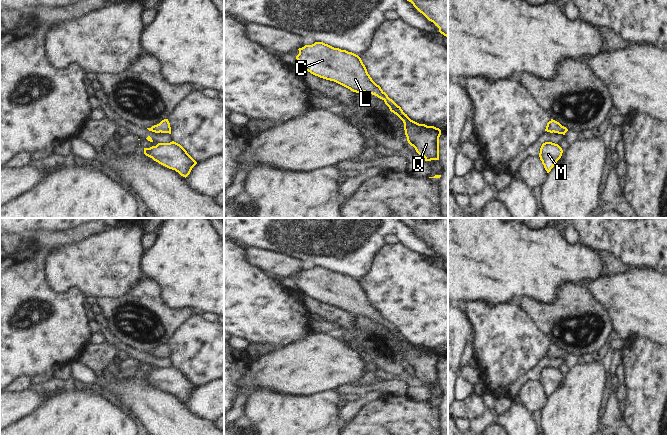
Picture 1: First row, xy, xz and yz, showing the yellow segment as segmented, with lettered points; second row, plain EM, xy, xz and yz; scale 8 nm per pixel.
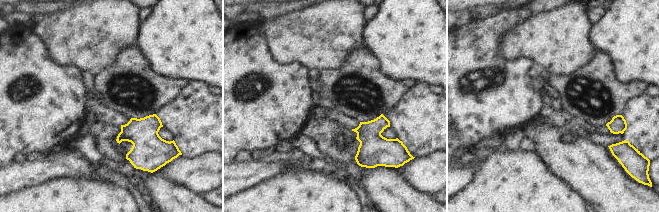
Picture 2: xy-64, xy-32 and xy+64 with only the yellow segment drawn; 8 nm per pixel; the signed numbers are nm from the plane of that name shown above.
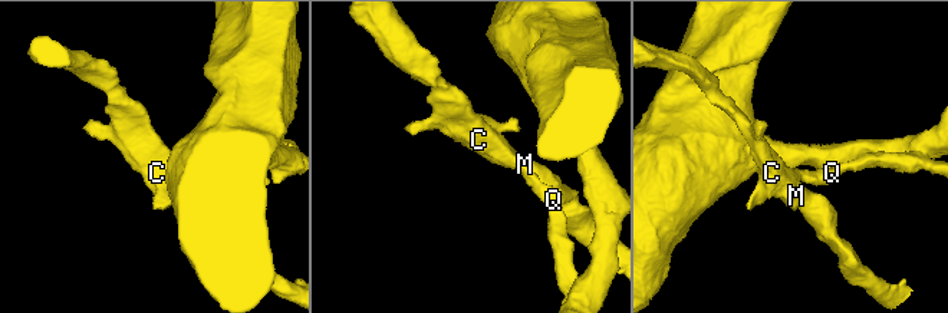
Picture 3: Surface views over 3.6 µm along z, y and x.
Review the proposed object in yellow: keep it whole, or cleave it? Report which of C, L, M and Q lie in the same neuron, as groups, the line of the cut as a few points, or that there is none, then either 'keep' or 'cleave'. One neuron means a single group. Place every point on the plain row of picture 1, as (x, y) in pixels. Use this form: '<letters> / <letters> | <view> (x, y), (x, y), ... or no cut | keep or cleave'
C L M Q | no cut | keep

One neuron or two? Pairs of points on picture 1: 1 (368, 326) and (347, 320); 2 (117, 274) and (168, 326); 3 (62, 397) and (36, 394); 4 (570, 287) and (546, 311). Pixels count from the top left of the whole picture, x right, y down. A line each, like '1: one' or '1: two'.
1: two
2: two
3: two
4: one

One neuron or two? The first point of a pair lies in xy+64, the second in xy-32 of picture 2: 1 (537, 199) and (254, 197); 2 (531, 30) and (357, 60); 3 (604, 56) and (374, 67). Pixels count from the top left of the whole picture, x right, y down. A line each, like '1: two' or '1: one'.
1: one
2: two
3: one

